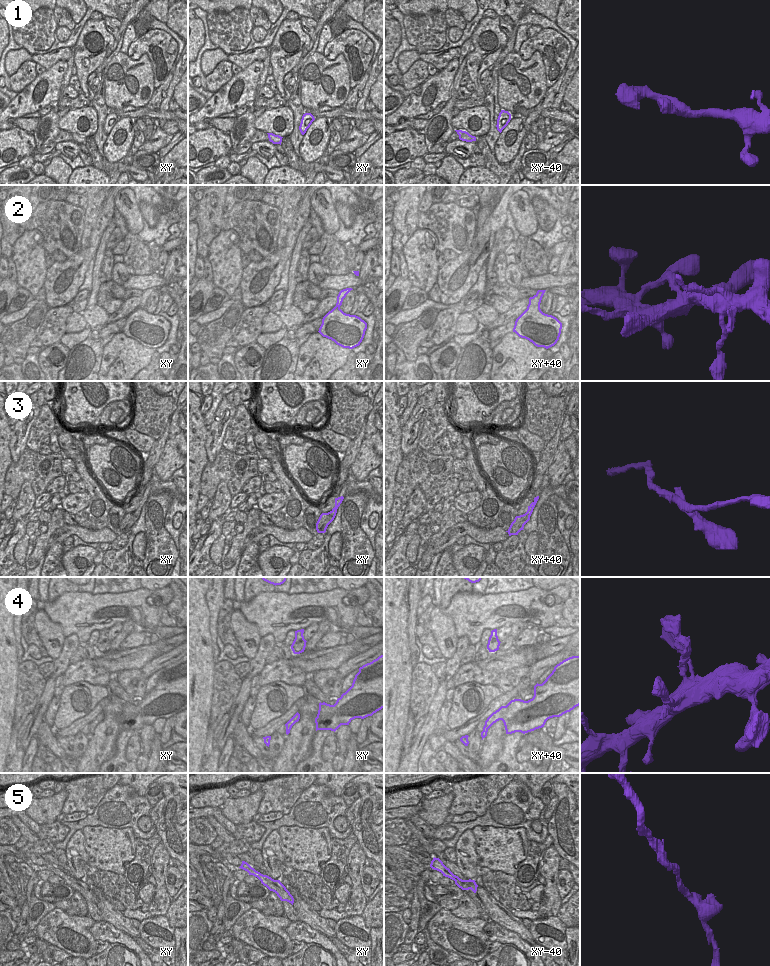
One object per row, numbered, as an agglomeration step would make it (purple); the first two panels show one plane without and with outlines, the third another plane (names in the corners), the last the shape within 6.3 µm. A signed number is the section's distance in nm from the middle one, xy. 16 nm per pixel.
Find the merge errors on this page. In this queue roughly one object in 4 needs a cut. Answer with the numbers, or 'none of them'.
3

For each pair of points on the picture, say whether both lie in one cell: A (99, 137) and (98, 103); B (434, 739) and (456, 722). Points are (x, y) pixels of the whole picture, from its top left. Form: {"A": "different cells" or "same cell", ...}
{"A": "same cell", "B": "different cells"}

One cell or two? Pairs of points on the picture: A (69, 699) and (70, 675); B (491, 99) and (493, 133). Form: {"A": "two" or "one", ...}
{"A": "two", "B": "one"}

